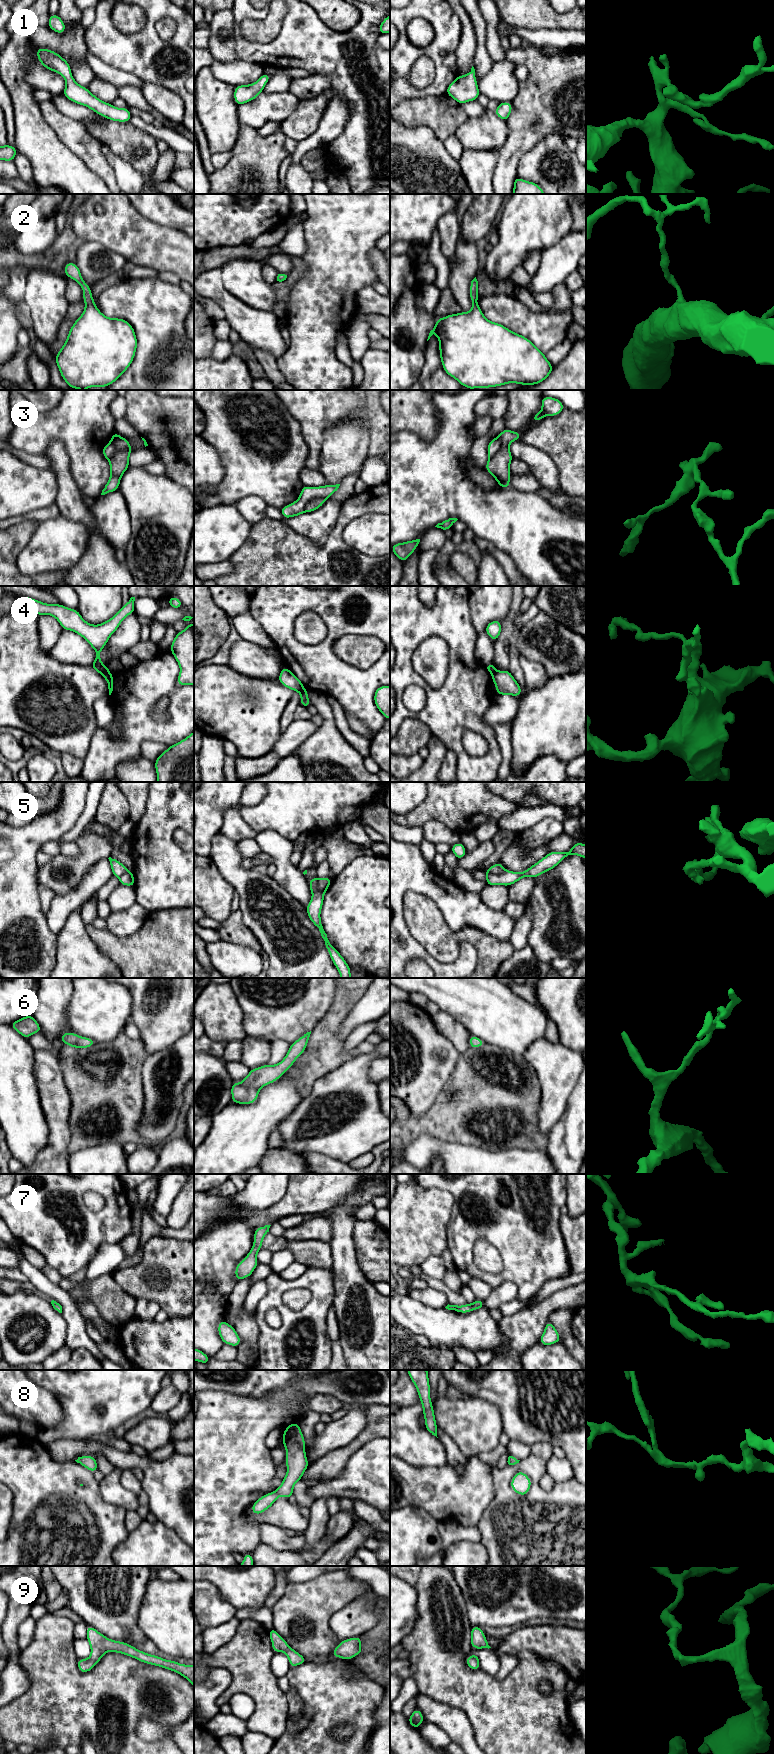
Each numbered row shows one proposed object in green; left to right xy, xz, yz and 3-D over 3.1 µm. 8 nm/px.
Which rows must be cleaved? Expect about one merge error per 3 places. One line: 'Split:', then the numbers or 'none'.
Split: 3, 4, 5

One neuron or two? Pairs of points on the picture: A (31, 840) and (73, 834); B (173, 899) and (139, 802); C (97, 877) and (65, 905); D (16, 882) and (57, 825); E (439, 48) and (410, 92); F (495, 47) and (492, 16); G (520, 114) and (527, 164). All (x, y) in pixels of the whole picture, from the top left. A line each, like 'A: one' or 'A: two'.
A: two
B: two
C: one
D: one
E: one
F: one
G: two

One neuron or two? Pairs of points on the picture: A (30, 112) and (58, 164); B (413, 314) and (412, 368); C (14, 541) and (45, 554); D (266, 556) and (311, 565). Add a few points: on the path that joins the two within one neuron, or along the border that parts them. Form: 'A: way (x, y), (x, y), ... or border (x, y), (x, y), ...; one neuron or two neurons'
A: way (30, 125), (34, 138), (45, 151); one neuron
B: way (413, 327), (416, 344), (412, 355); one neuron
C: border (38, 525), (26, 546), (19, 553), (16, 567); two neurons
D: way (277, 565), (300, 565); one neuron

